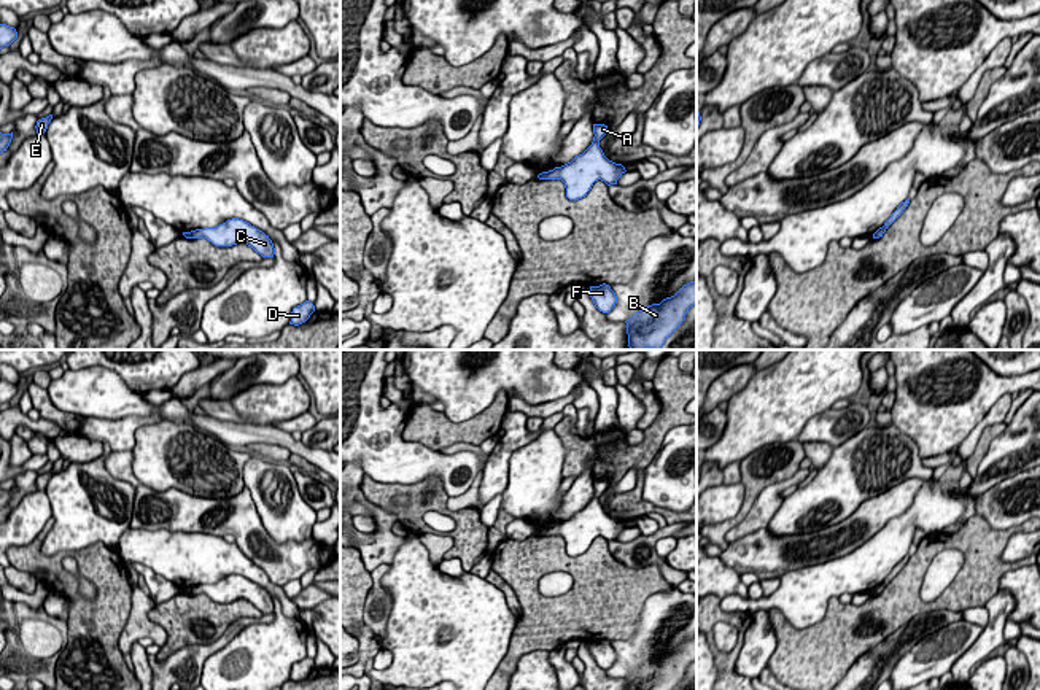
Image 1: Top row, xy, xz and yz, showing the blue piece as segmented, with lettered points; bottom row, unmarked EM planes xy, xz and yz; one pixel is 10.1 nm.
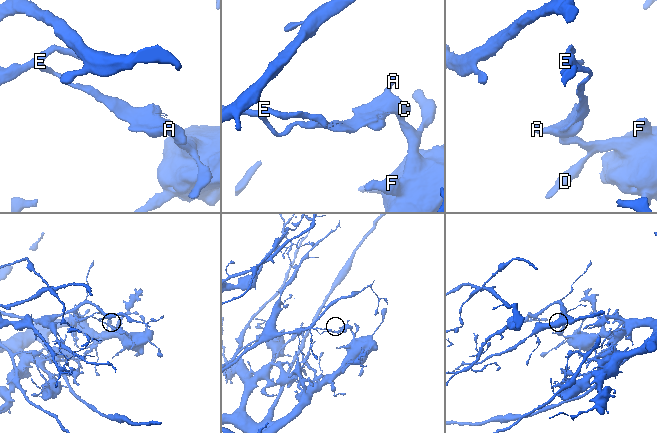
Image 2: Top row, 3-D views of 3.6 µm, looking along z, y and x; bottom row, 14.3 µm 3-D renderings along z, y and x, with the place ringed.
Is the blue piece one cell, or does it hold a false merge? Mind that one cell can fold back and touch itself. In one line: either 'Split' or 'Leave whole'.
Split

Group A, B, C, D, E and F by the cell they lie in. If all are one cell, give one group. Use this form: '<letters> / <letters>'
A B C D F / E

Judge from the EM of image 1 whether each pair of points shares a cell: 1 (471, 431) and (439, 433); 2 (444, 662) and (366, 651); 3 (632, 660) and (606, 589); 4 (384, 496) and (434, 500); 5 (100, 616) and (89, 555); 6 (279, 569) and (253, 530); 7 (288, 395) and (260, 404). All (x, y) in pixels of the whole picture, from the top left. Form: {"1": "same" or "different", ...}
{"1": "same", "2": "different", "3": "different", "4": "same", "5": "same", "6": "same", "7": "same"}

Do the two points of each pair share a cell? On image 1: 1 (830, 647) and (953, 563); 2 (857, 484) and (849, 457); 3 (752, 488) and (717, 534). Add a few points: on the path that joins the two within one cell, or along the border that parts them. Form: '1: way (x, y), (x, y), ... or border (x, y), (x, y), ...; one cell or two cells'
1: border (939, 552), (919, 590), (924, 603); two cells
2: way (857, 477), (856, 463); one cell
3: way (749, 501), (745, 511), (730, 523); one cell

